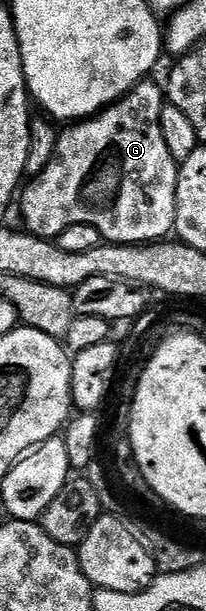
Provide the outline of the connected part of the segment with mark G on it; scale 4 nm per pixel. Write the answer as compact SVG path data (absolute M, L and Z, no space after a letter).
M150 82L138 83L111 107L103 107L97 115L75 122L59 134L54 158L44 173L25 184L26 192L24 187L20 195L29 234L54 241L72 225L92 225L105 242L149 245L173 232L180 163L168 153L158 127L163 88Z

